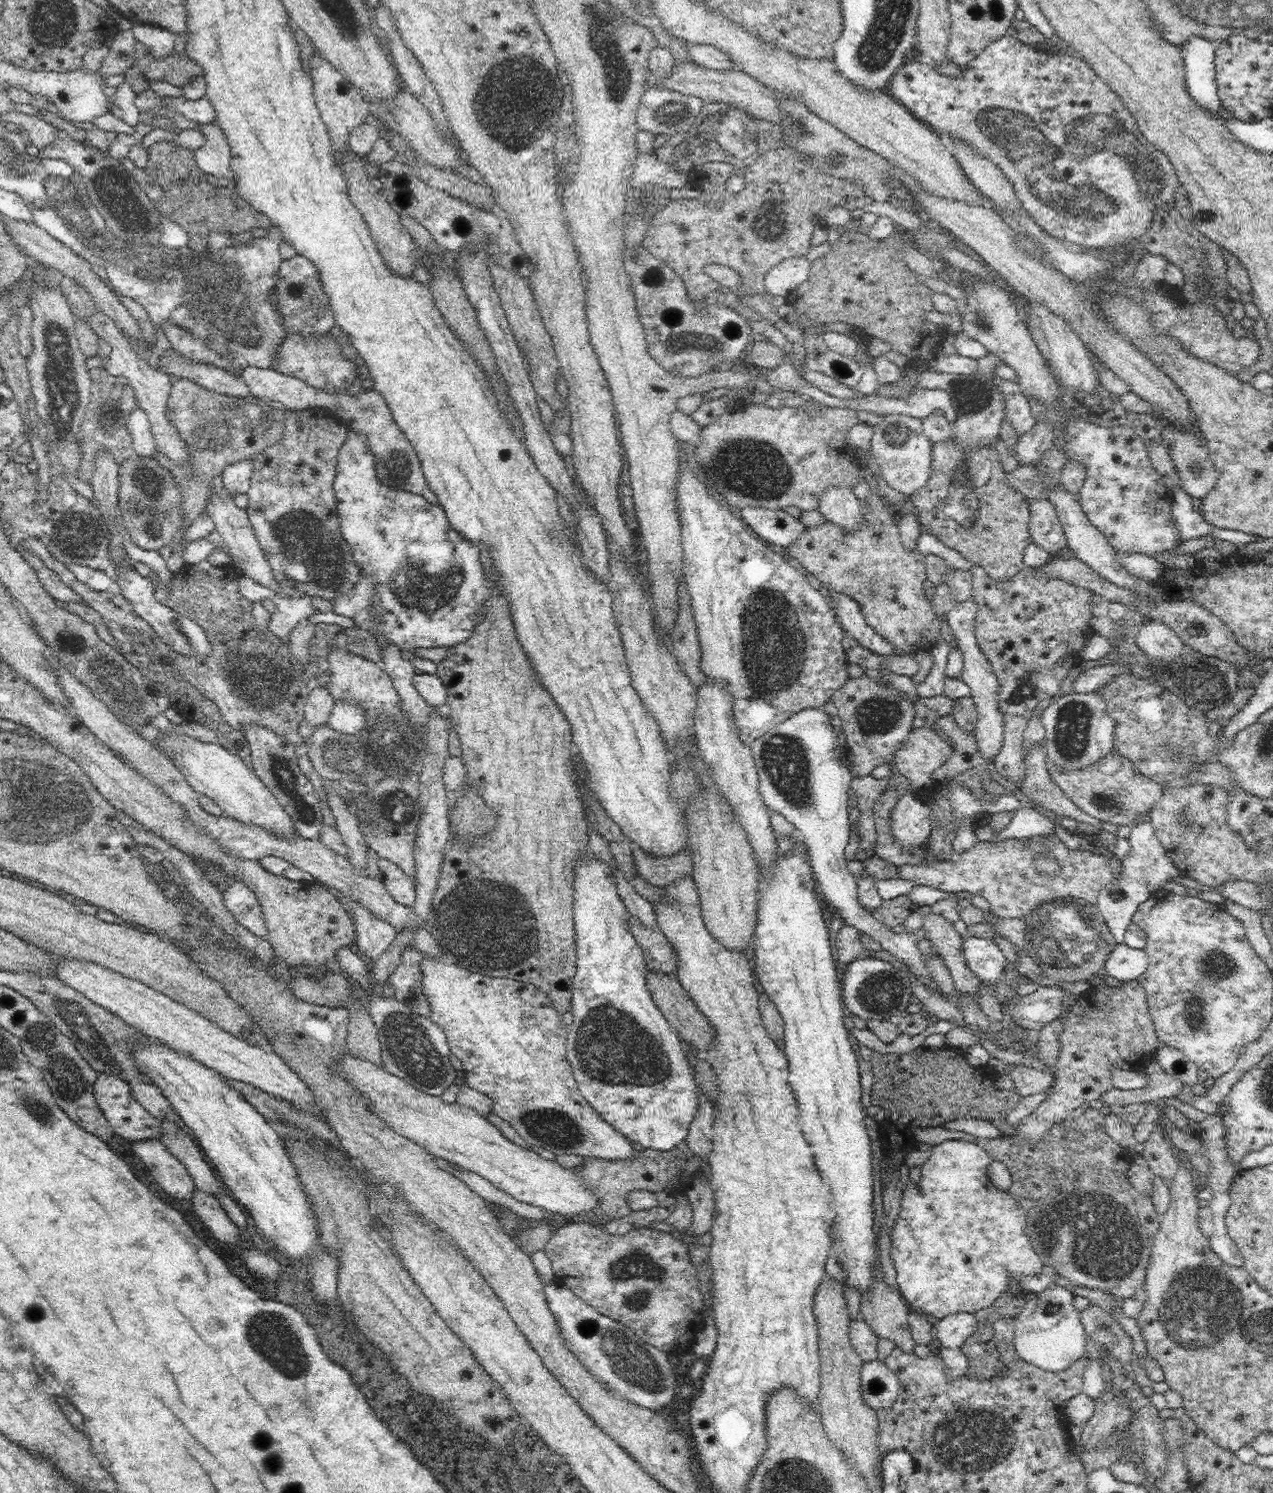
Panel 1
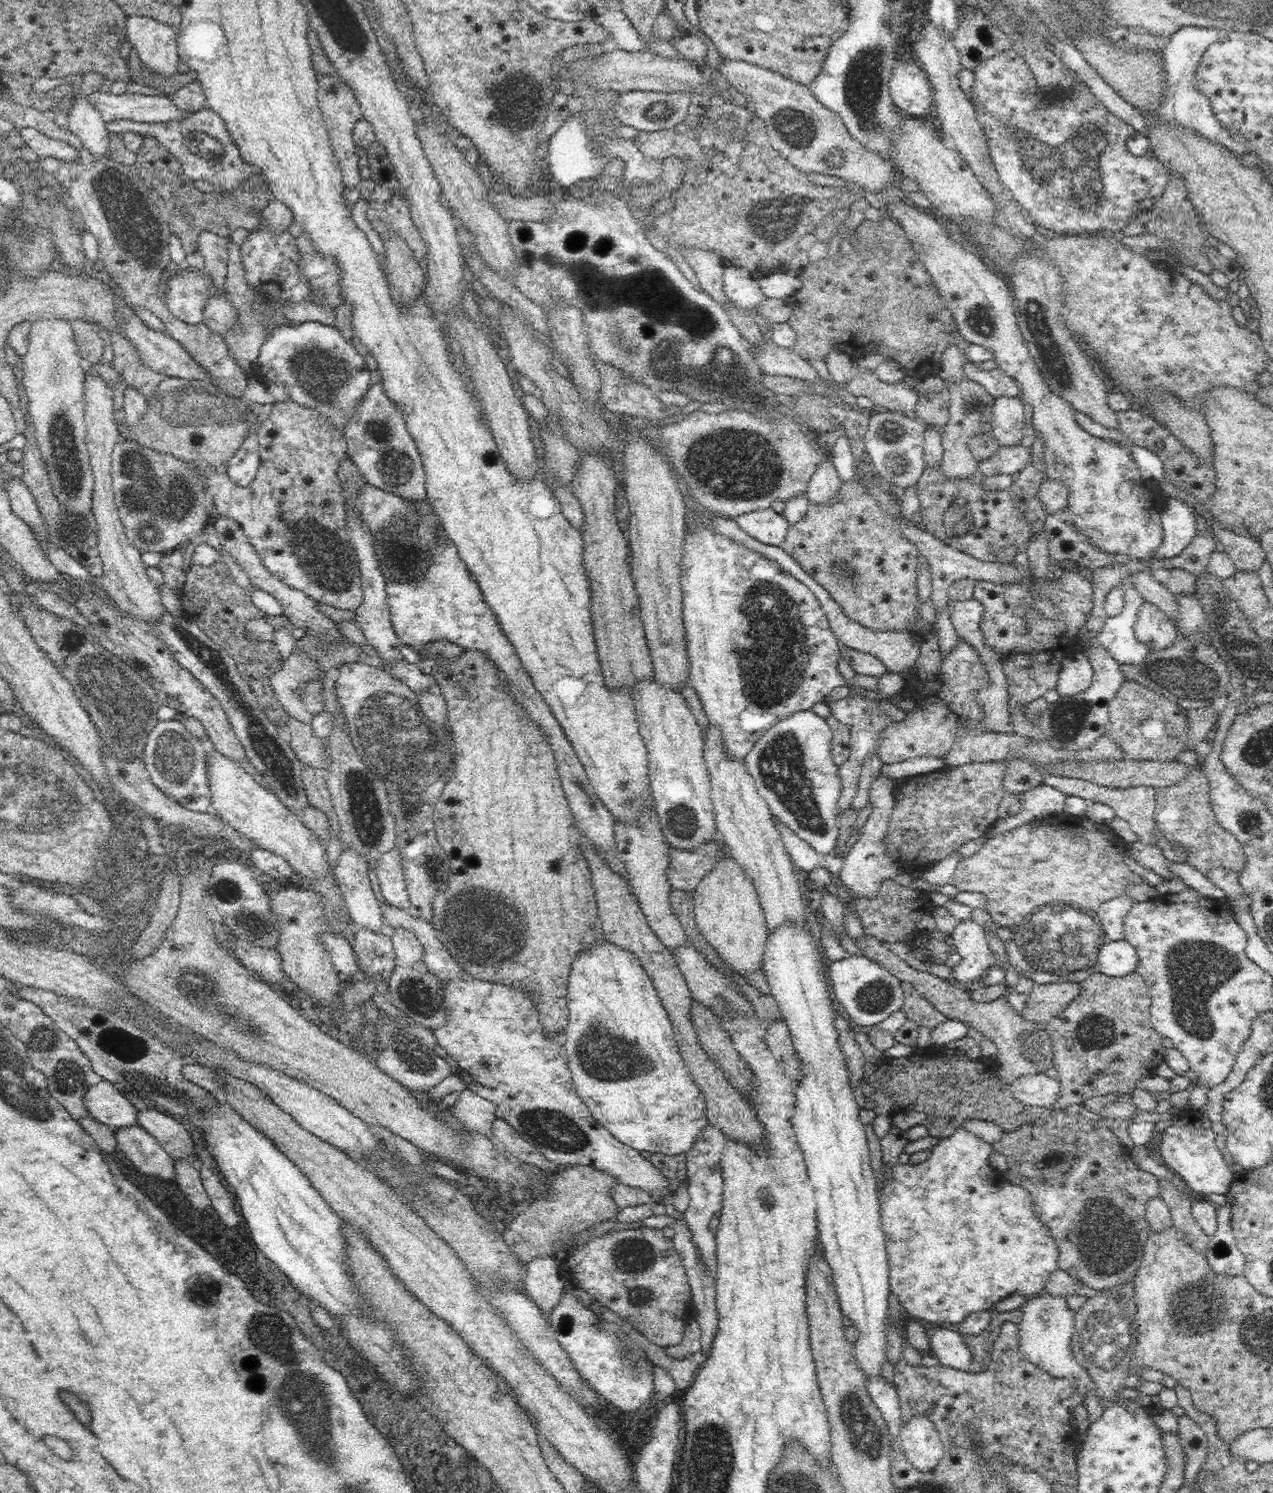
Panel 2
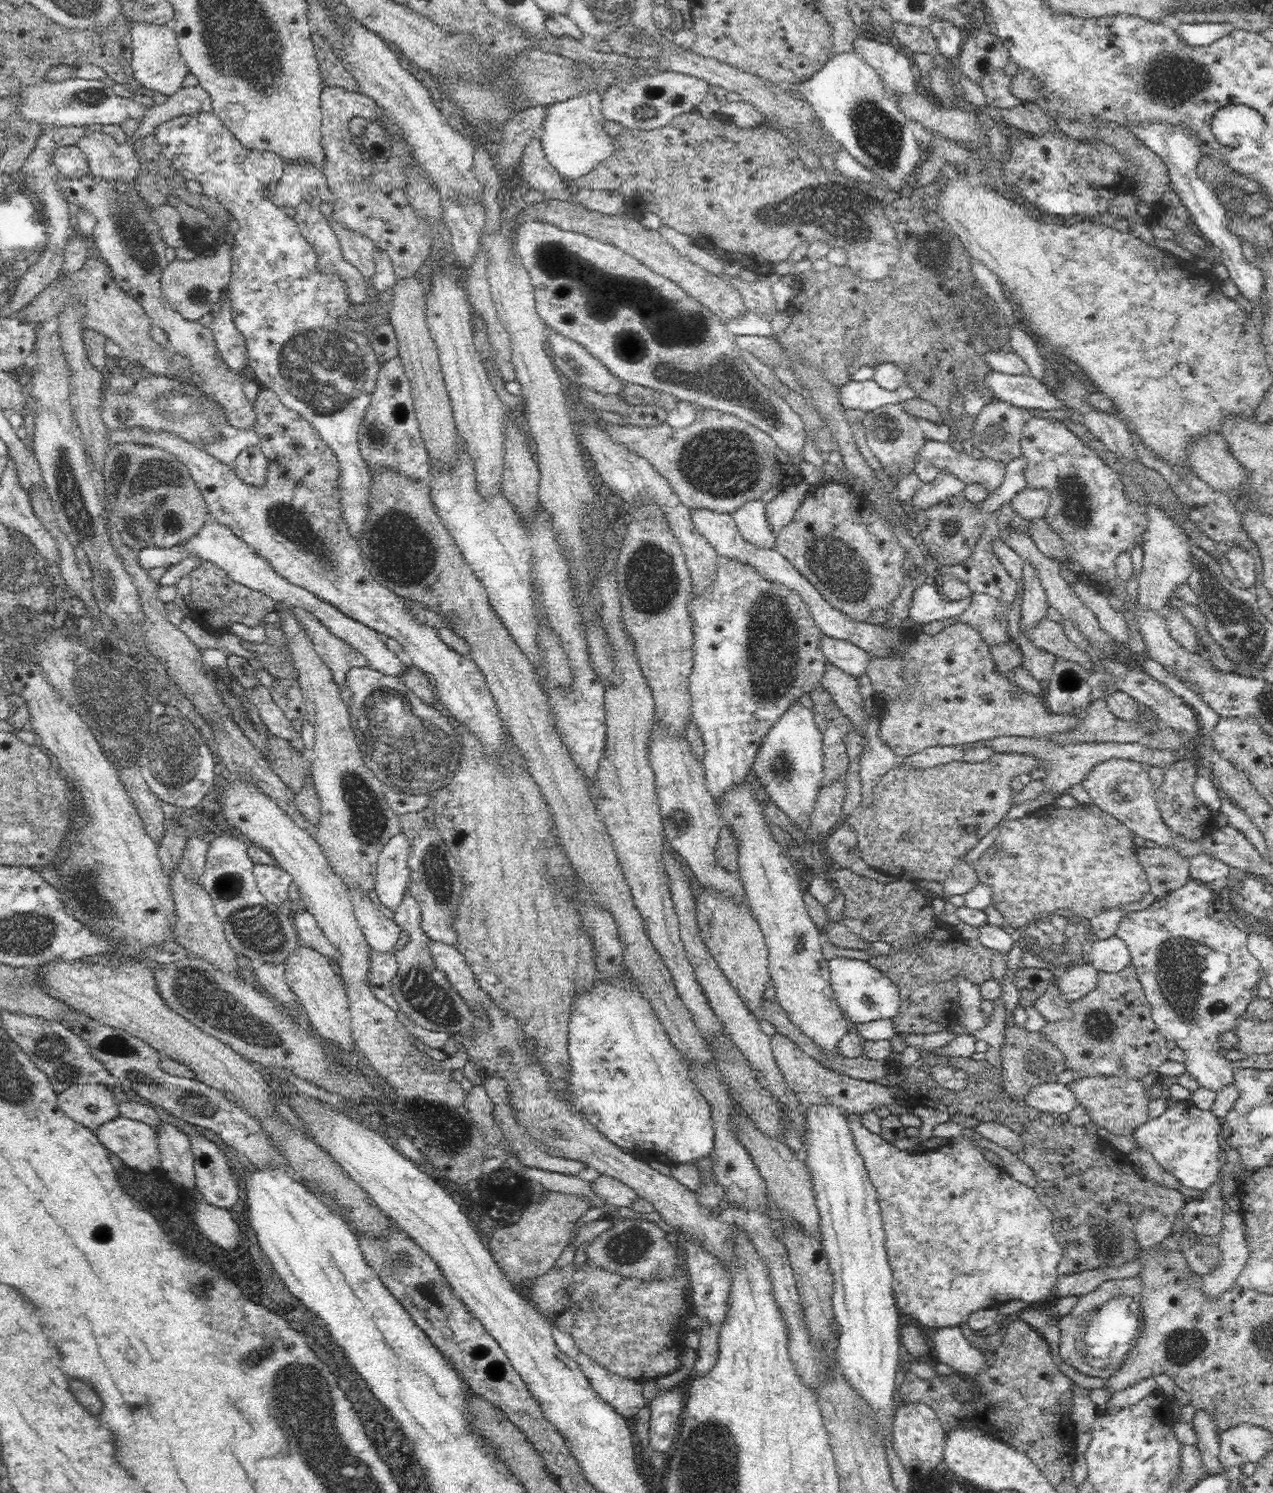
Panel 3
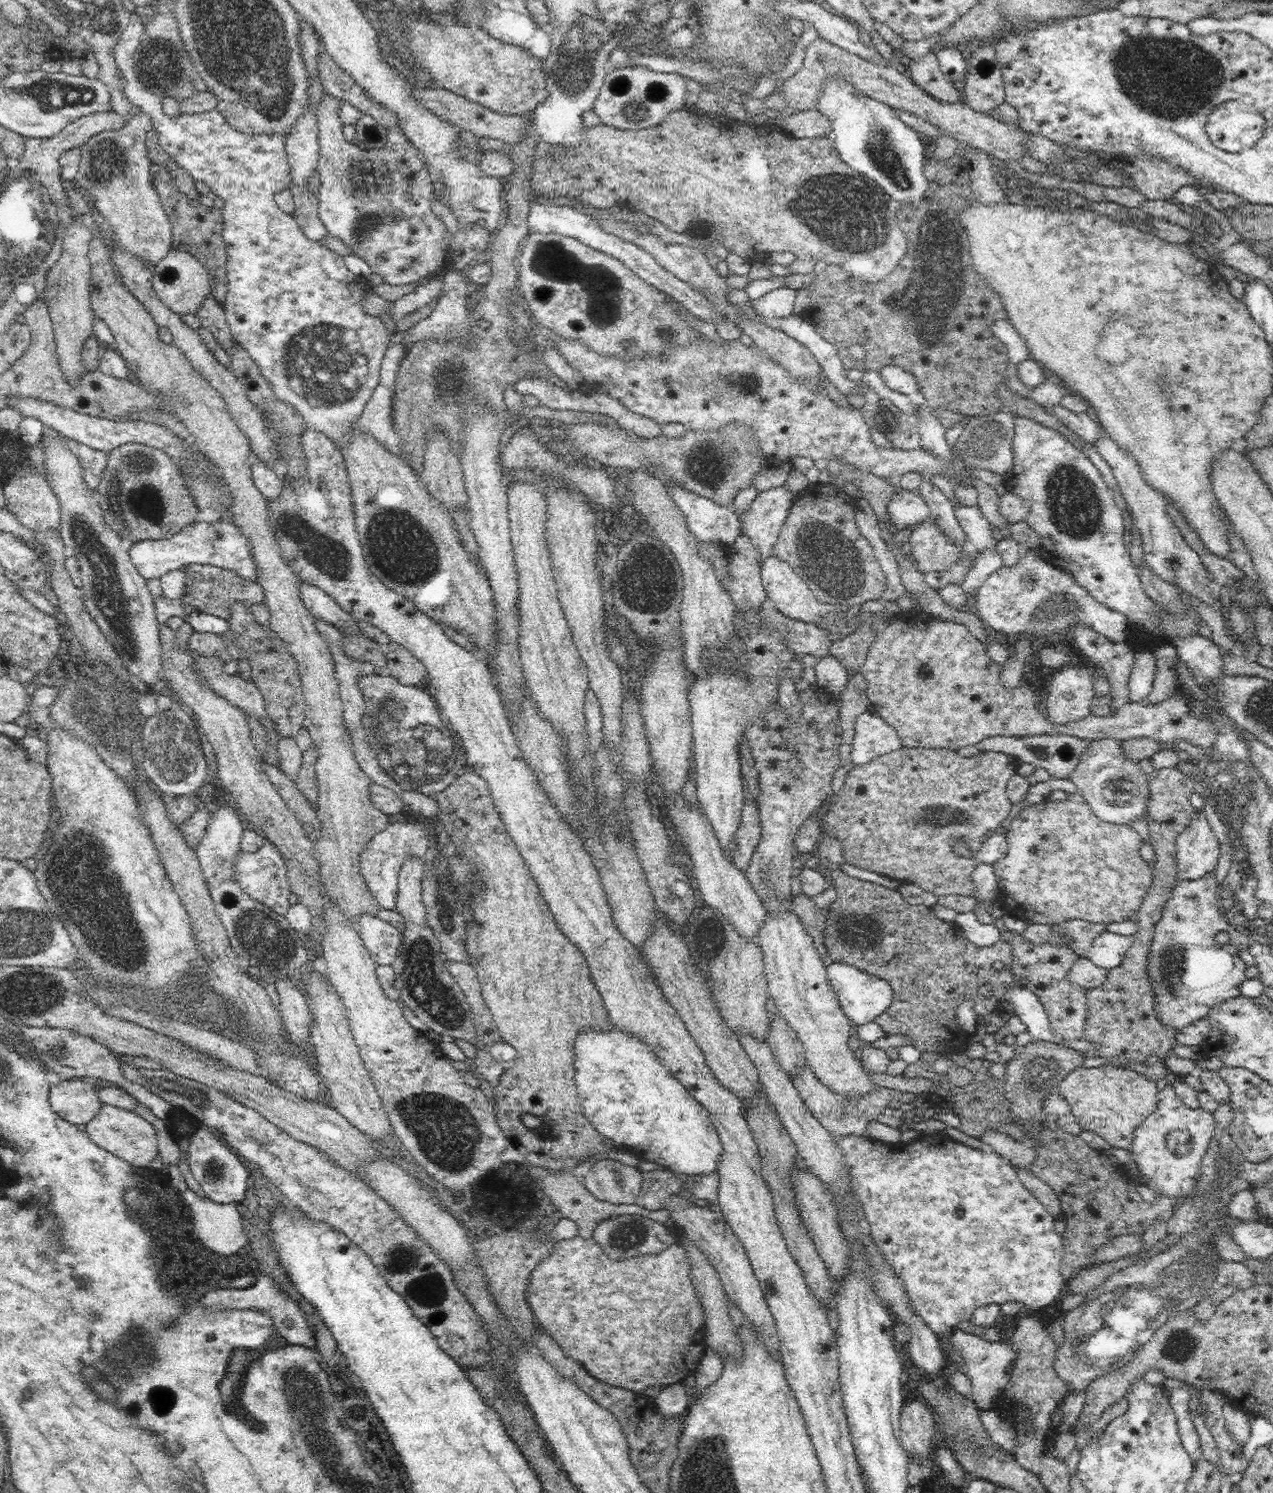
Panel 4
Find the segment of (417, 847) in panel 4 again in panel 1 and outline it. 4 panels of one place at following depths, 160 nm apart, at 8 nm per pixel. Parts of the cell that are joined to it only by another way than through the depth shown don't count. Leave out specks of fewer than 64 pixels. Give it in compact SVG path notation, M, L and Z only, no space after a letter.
M380 857L377 864L383 874L383 881L393 899L407 907L415 903L415 885L396 863Z

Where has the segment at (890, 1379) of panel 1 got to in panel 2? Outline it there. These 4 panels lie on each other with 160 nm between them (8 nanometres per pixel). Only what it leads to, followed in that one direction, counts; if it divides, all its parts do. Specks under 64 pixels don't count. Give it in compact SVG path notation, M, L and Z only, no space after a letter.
M882 1376L867 1378L866 1387L868 1387L868 1394L886 1421L891 1441L896 1441L901 1434L902 1421L897 1388Z

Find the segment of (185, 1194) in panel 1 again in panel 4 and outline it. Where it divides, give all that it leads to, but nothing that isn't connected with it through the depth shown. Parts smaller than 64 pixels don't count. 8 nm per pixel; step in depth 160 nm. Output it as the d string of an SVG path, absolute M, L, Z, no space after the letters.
M102 1105L94 1118L85 1125L85 1132L94 1144L134 1167L148 1167L159 1154L157 1132L153 1124L134 1111L124 1110L116 1105Z

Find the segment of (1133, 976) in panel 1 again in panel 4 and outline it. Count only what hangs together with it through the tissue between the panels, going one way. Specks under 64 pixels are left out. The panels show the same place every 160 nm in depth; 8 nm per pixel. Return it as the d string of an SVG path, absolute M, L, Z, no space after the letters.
M1105 930L1092 942L1088 958L1094 965L1108 972L1112 968L1120 966L1132 946L1132 942L1132 936L1128 937Z

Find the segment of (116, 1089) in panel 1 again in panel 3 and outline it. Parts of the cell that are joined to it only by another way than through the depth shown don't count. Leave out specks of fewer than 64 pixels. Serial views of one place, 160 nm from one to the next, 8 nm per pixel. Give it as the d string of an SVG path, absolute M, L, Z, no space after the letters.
M106 1083L72 1085L57 1095L57 1101L68 1118L93 1131L96 1131L103 1122L112 1121L119 1115L119 1103L116 1102L112 1092L106 1087Z

